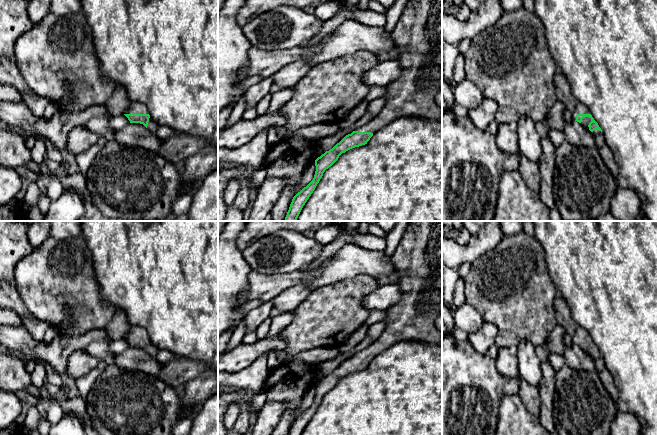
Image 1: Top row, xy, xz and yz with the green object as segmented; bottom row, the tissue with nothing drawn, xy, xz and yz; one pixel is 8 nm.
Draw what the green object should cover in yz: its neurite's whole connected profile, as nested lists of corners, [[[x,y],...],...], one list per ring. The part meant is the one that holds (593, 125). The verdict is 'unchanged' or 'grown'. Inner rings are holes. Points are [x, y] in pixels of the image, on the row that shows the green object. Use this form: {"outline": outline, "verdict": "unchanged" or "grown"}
{"outline": [[[577,103],[575,110],[572,112],[572,118],[573,121],[581,123],[584,128],[590,130],[594,134],[595,146],[597,148],[601,148],[606,145],[601,128],[583,103]]], "verdict": "grown"}

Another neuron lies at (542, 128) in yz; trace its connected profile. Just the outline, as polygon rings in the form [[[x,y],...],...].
[[[546,119],[536,123],[536,130],[541,139],[544,137],[547,137],[549,127],[548,127],[548,123],[547,123]]]

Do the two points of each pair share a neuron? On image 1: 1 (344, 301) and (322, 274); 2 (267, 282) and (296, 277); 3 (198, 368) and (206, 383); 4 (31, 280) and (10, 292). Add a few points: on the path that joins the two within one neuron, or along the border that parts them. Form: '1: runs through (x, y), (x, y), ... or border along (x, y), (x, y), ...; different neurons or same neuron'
1: border along (352, 277), (320, 285), (311, 290); different neurons
2: runs through (274, 282), (289, 279); same neuron
3: border along (206, 368), (182, 386); different neurons
4: border along (16, 264), (14, 272), (15, 285), (27, 309); different neurons

